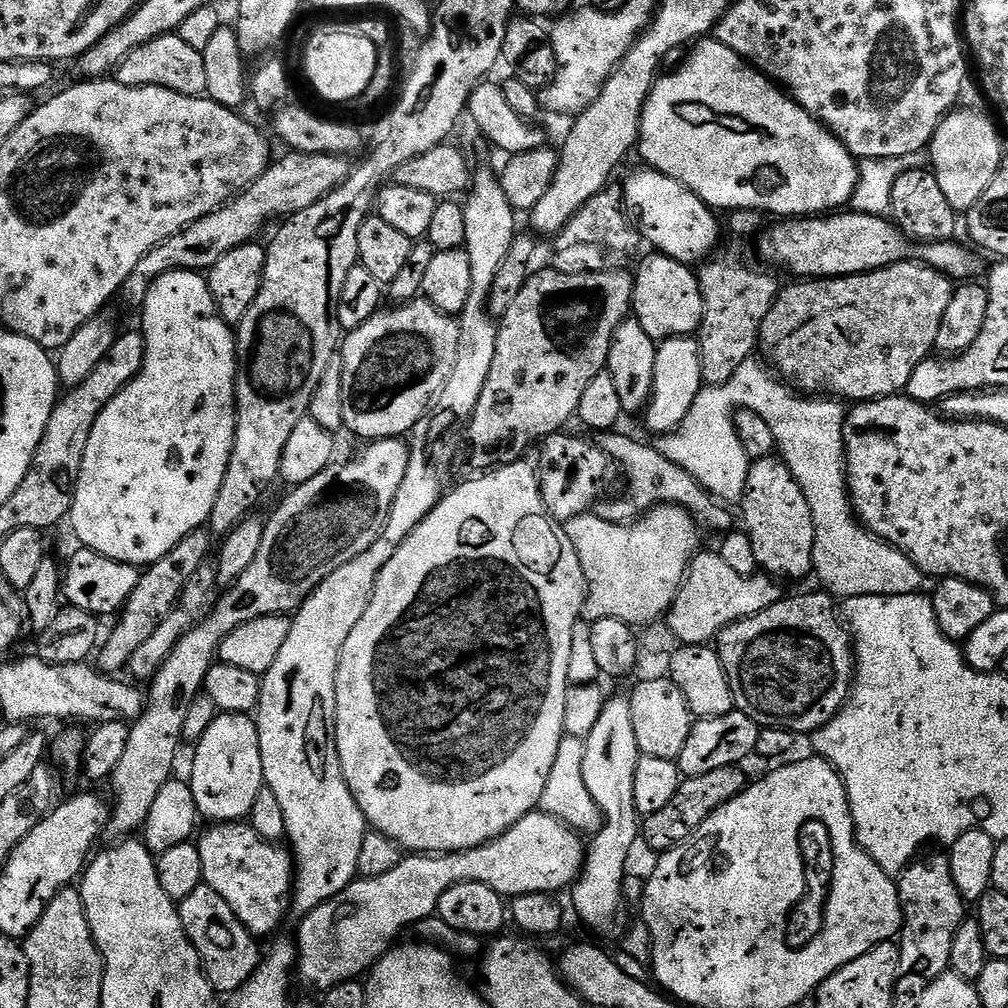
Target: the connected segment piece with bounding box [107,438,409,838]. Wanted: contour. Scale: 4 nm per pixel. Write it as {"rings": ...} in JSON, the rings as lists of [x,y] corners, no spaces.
{"rings":[[[397,438],[378,440],[369,443],[365,448],[368,449],[361,456],[356,456],[345,464],[334,462],[326,470],[322,470],[318,478],[310,478],[310,482],[295,485],[289,491],[292,493],[277,506],[276,513],[270,518],[267,517],[262,546],[254,562],[250,562],[246,574],[242,574],[242,578],[238,578],[238,582],[234,582],[231,588],[223,593],[224,597],[221,595],[213,603],[208,615],[195,628],[180,637],[170,658],[166,658],[164,665],[152,677],[152,689],[147,689],[144,713],[131,725],[130,742],[126,742],[126,751],[122,753],[122,759],[110,778],[112,800],[110,796],[107,831],[113,832],[116,838],[131,837],[143,829],[150,814],[150,806],[154,806],[154,798],[158,798],[158,790],[162,790],[167,780],[173,779],[172,767],[176,764],[176,755],[179,754],[180,744],[182,745],[184,740],[190,702],[194,702],[194,698],[201,695],[206,674],[212,669],[220,643],[224,641],[226,634],[230,634],[230,630],[238,630],[242,622],[250,622],[254,618],[295,613],[304,599],[323,580],[330,578],[330,574],[334,574],[338,566],[346,566],[350,558],[358,558],[358,554],[370,550],[378,534],[382,534],[382,526],[390,514],[390,506],[394,506],[394,494],[398,494],[398,486],[402,486],[402,478],[406,478],[409,445],[403,439]]]}

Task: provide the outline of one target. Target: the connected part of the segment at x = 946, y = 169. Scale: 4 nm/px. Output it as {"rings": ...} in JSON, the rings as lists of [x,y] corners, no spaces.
{"rings":[[[953,110],[945,116],[934,134],[930,153],[939,188],[945,192],[956,213],[964,214],[978,202],[978,198],[982,198],[982,194],[986,194],[990,182],[994,182],[1002,153],[995,126],[980,112],[960,111]]]}

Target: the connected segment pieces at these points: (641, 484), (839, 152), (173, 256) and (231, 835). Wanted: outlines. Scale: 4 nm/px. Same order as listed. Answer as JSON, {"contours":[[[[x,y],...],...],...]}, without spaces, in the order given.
{"contours":[[[[621,430],[601,432],[598,436],[600,448],[616,464],[617,469],[628,479],[628,493],[617,500],[605,498],[597,503],[595,515],[602,517],[611,524],[631,524],[640,519],[645,512],[659,508],[662,504],[677,504],[685,508],[689,516],[705,533],[720,532],[727,534],[733,531],[732,516],[727,512],[725,505],[719,499],[707,492],[688,471],[666,458],[659,447],[643,444],[632,436],[627,436]]],[[[704,38],[692,50],[693,52],[685,58],[684,65],[677,72],[672,72],[669,76],[661,75],[650,90],[640,119],[638,152],[644,155],[643,163],[647,167],[656,168],[662,174],[674,178],[679,184],[685,184],[695,196],[702,198],[704,203],[713,210],[728,208],[727,210],[743,210],[761,214],[773,212],[776,218],[812,218],[817,214],[828,214],[833,210],[843,209],[843,204],[847,205],[851,201],[852,195],[856,192],[856,183],[860,180],[858,161],[855,156],[851,156],[844,143],[829,128],[814,119],[797,100],[792,99],[775,80],[769,80],[763,72],[752,67],[738,54],[734,54],[730,46],[722,46],[722,42],[718,42],[715,38]]],[[[291,150],[283,154],[285,156],[281,160],[273,159],[256,181],[232,197],[227,204],[206,214],[206,218],[194,222],[189,228],[183,228],[178,234],[166,238],[166,242],[150,250],[150,254],[146,254],[146,258],[142,258],[138,266],[134,266],[130,278],[124,283],[122,297],[124,296],[125,302],[136,306],[143,305],[144,295],[148,293],[152,283],[167,272],[207,273],[214,266],[214,262],[222,258],[222,254],[230,254],[230,250],[238,246],[253,243],[267,220],[279,221],[314,206],[314,202],[343,184],[350,171],[349,161],[343,156],[306,154]]],[[[216,822],[198,836],[198,847],[202,854],[202,874],[204,883],[214,890],[214,894],[226,898],[226,906],[234,910],[238,922],[257,938],[268,936],[290,912],[290,900],[294,887],[294,857],[287,847],[271,840],[264,840],[252,829],[248,822]]]]}

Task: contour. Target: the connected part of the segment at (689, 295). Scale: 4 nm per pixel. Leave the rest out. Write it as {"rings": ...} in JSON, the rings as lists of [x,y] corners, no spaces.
{"rings":[[[651,255],[634,272],[631,315],[640,323],[642,330],[646,330],[646,334],[657,342],[699,333],[700,325],[704,323],[699,275],[689,265],[674,258]]]}

